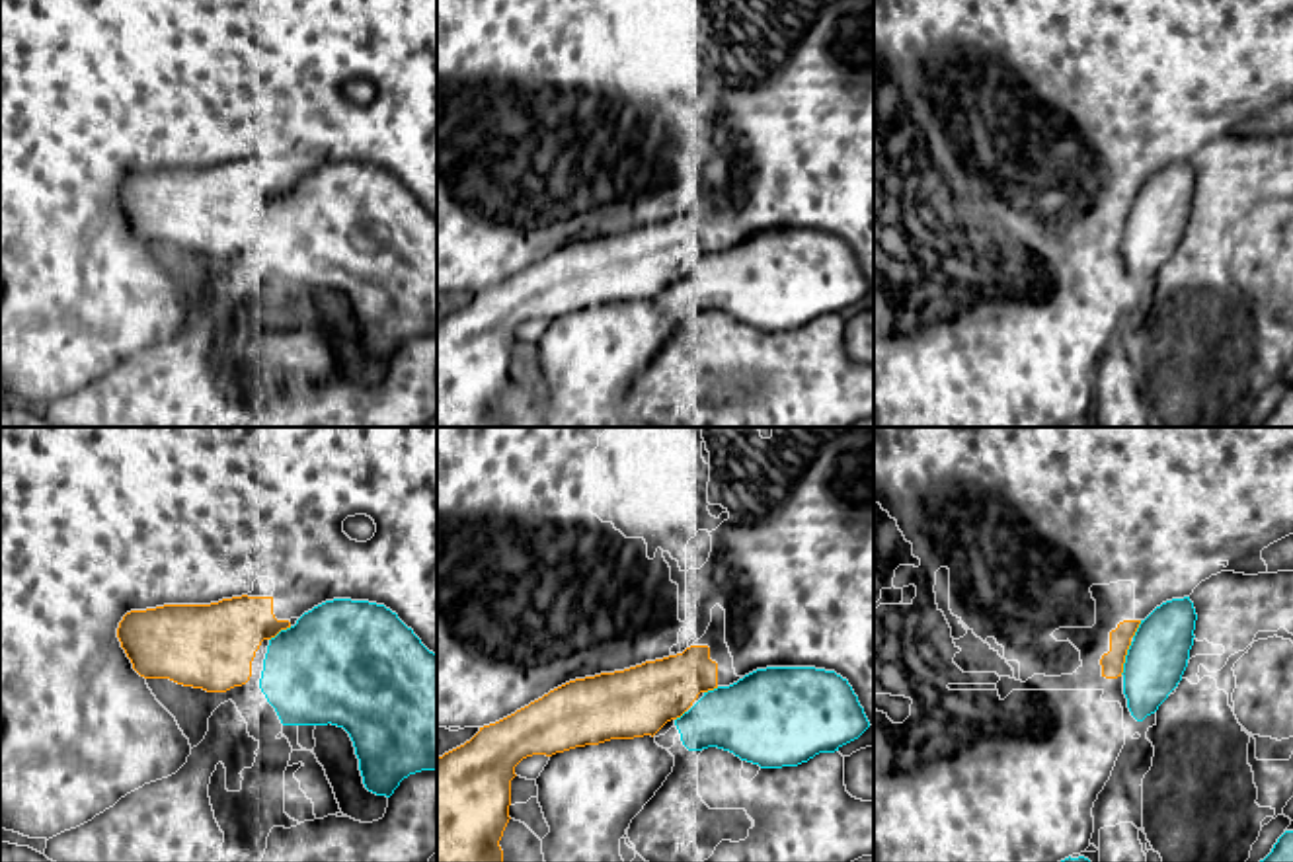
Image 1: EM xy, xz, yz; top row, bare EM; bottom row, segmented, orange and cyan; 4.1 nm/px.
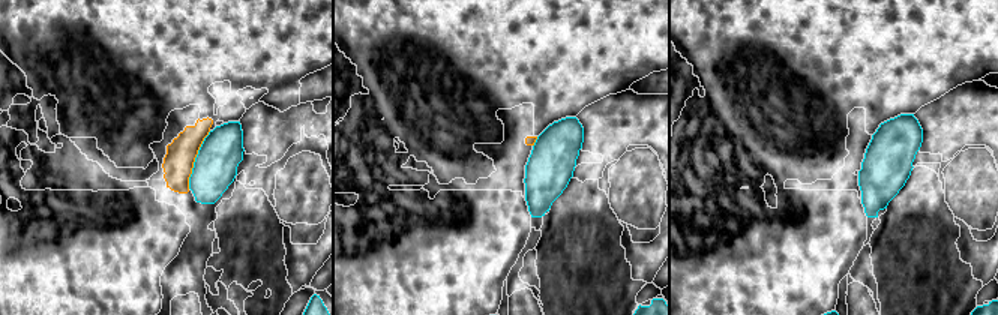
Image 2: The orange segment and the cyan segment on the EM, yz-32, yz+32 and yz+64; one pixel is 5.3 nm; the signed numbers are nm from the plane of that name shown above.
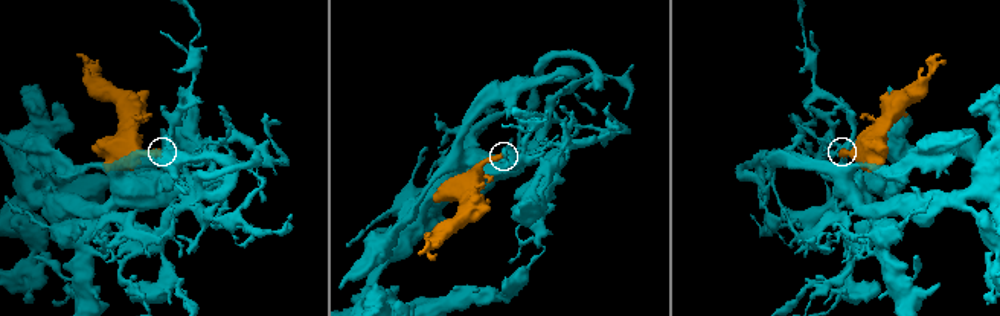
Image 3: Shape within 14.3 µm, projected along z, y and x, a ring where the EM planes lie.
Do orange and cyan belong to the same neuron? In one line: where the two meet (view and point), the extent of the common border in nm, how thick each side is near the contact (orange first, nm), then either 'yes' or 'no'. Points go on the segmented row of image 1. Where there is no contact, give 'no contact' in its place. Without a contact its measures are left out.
yz (1124, 658) | 140 nm | 100/260 nm | yes

